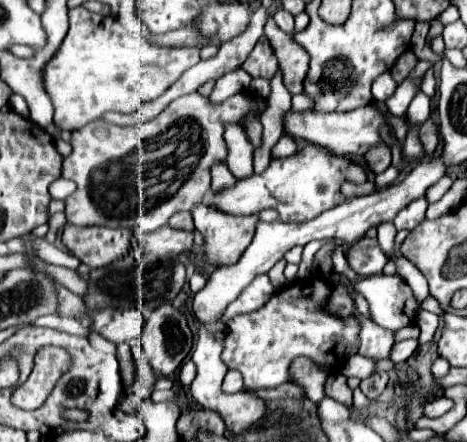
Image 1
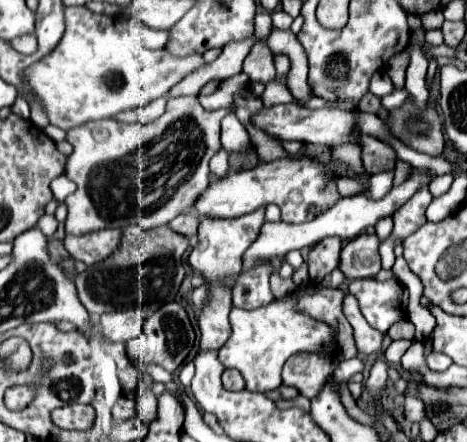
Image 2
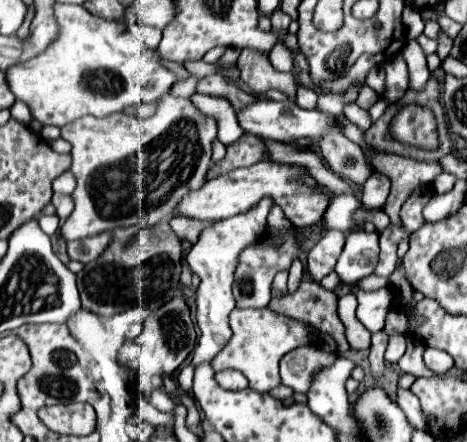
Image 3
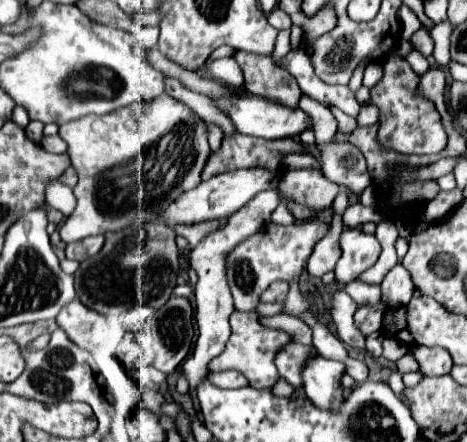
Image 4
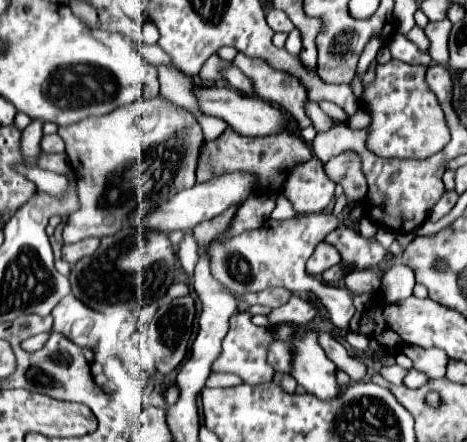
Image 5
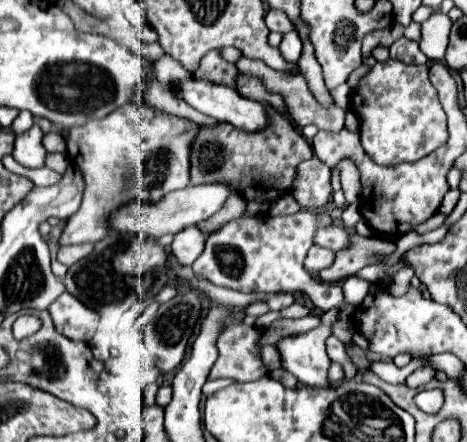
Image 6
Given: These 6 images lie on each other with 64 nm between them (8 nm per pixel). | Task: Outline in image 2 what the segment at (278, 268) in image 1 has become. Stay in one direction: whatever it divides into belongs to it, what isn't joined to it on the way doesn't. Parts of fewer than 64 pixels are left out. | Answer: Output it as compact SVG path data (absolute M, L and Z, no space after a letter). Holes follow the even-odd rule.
M278 270L272 274L272 280L270 280L270 286L272 286L272 294L274 298L284 298L288 294L292 294L296 290L296 284L292 280L282 280L278 276Z

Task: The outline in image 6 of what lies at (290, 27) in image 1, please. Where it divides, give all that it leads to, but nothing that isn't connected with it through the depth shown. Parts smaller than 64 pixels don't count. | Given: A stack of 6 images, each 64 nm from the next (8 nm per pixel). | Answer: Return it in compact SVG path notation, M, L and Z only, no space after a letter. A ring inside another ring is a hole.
M268 10L268 14L264 16L264 20L266 20L266 26L270 30L274 30L274 32L286 34L286 32L294 30L294 24L290 22L290 18L282 10Z

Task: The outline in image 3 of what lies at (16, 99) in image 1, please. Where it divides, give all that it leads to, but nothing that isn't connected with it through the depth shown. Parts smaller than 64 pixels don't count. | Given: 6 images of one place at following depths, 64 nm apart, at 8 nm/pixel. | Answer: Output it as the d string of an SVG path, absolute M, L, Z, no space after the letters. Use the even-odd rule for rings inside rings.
M16 102L16 104L10 108L10 112L12 112L12 118L14 118L16 122L20 122L20 124L26 124L26 126L28 126L30 120L32 120L28 106L22 104L22 102Z

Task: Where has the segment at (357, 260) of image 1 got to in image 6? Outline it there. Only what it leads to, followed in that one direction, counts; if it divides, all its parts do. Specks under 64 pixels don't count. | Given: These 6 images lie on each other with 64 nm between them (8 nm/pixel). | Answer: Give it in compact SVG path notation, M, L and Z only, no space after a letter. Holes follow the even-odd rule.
M330 224L330 226L324 226L324 228L318 228L316 230L314 244L338 252L340 248L346 248L348 246L348 238L350 238L350 234L348 234L346 228L340 228L340 226Z

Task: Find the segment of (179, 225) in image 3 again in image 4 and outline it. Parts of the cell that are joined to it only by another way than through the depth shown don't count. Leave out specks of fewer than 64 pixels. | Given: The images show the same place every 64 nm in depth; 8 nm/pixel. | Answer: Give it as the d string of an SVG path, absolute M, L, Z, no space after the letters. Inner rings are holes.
M212 220L212 222L192 224L192 226L176 226L174 230L176 230L176 234L184 236L184 238L190 242L190 246L194 248L196 244L200 244L200 242L202 242L202 240L208 236L208 232L214 232L214 230L216 230L220 224L222 224L222 222Z

